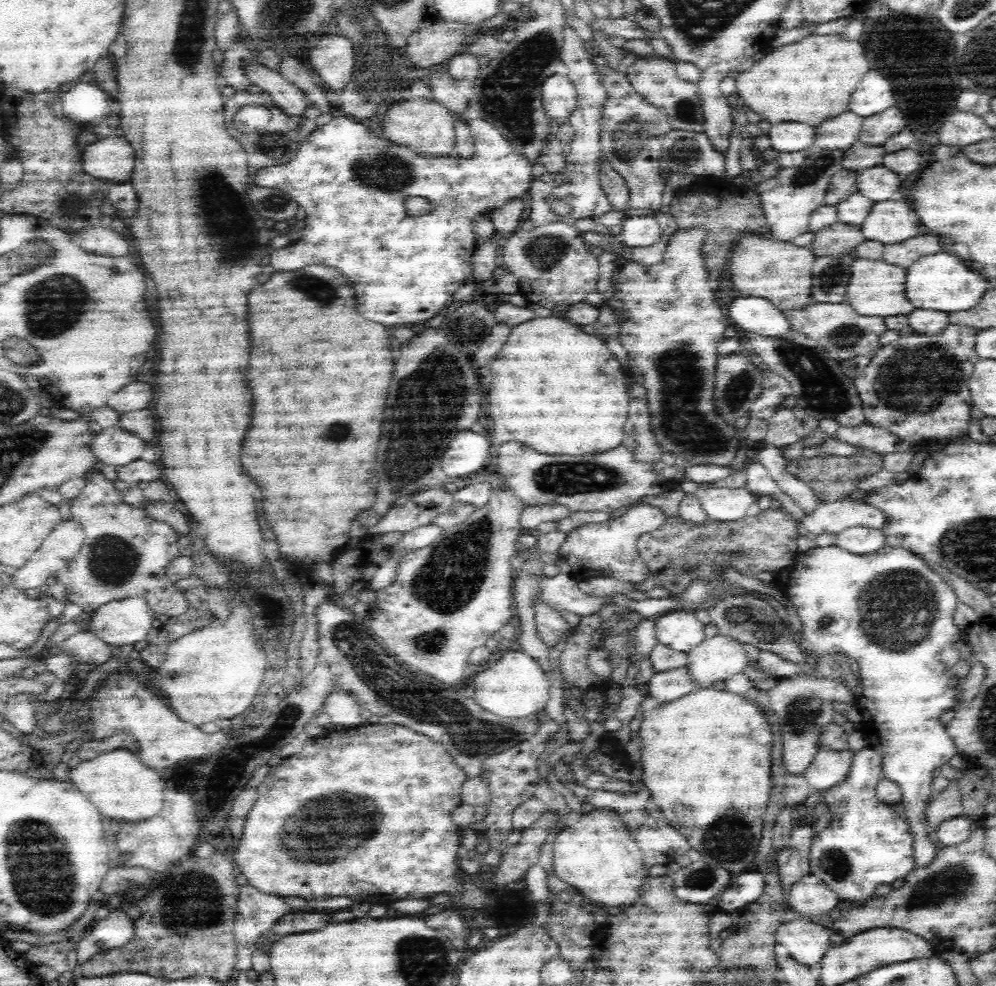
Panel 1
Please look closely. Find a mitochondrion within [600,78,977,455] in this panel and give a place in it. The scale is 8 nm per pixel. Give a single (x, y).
(942, 371)

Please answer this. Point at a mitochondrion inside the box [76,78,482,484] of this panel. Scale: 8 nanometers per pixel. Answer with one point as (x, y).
(211, 188)

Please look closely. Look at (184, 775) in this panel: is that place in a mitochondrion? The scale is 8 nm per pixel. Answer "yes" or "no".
no

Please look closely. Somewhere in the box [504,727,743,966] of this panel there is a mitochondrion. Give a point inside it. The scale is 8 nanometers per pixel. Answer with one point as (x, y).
(699, 876)

